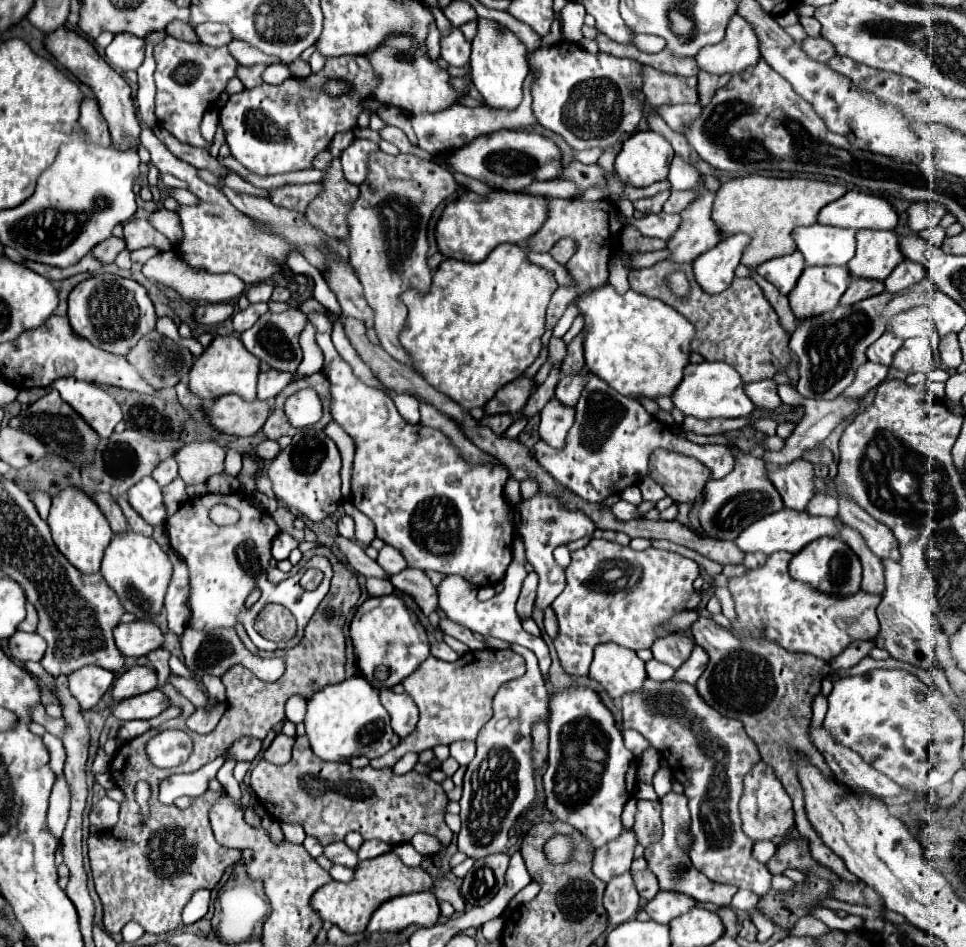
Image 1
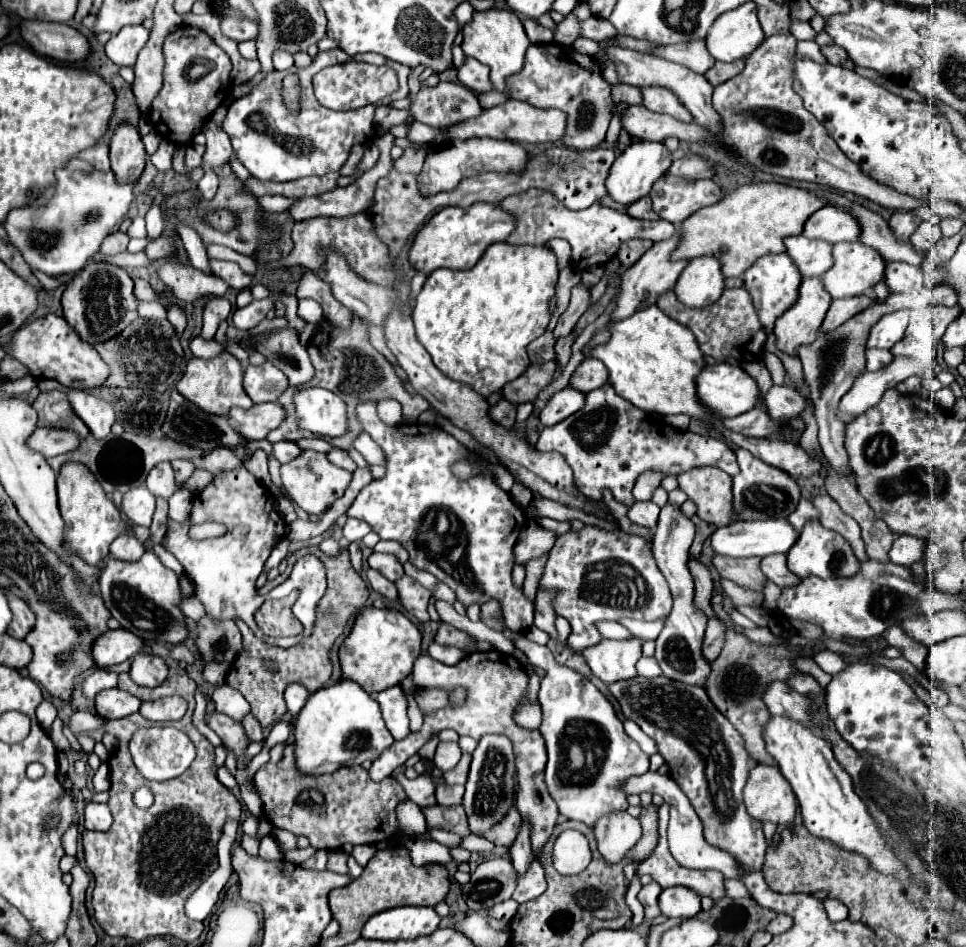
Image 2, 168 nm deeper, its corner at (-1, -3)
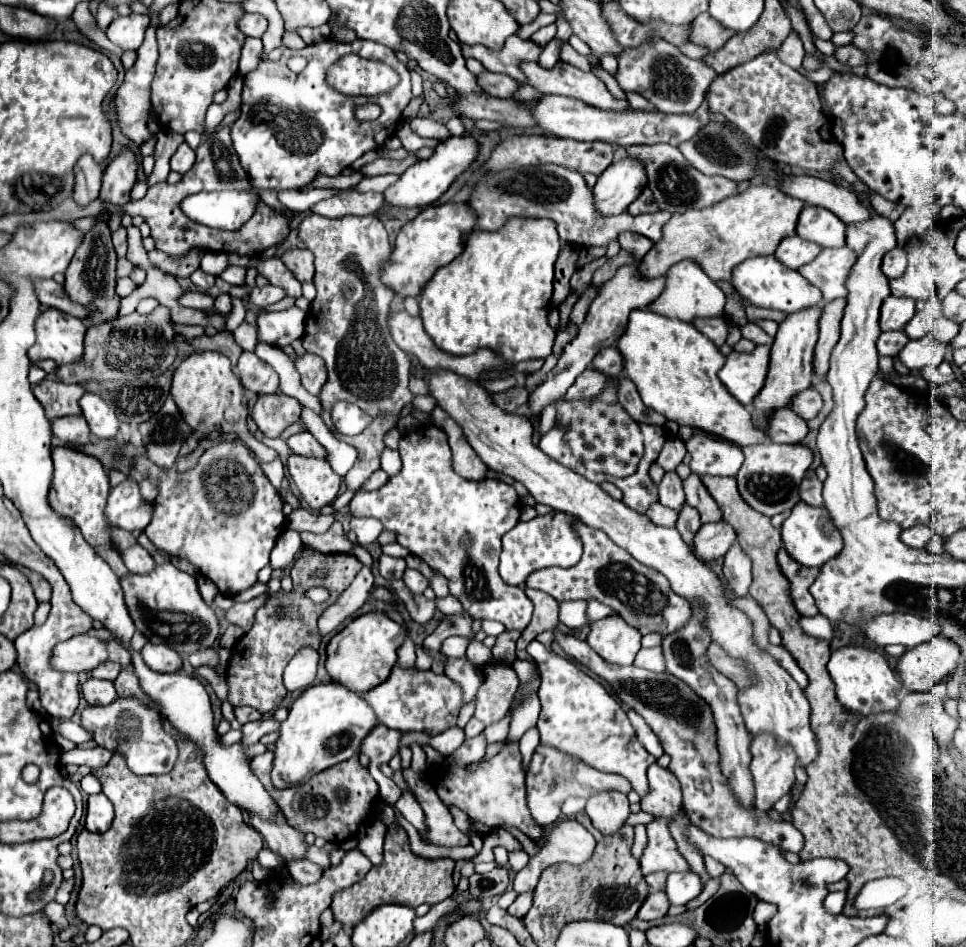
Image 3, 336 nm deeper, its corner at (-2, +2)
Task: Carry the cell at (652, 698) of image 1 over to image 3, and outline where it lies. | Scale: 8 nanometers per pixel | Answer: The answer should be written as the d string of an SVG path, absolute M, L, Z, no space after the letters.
M554 631L554 635L560 647L566 651L566 655L576 659L578 663L588 667L602 679L606 679L614 687L618 699L626 703L626 707L638 711L646 719L650 729L660 737L664 751L672 757L672 763L668 769L678 777L682 785L684 811L690 815L694 825L698 825L702 831L716 835L716 837L758 837L762 841L780 845L786 851L796 851L796 837L798 837L798 853L802 851L804 839L800 831L794 829L792 823L788 821L776 823L768 819L766 815L754 813L742 807L740 803L736 803L728 787L728 781L722 775L720 765L718 765L720 755L716 749L716 725L714 725L712 709L684 681L680 681L678 677L666 671L652 673L652 671L646 671L634 665L630 667L610 665L602 661L602 657L586 641L568 637L560 631Z

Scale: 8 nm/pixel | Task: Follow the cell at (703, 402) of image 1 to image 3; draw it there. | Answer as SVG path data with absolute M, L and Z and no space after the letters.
M756 345L756 349L750 353L732 351L726 357L726 365L718 373L726 389L746 407L752 405L752 399L764 385L768 373L768 355L768 345Z

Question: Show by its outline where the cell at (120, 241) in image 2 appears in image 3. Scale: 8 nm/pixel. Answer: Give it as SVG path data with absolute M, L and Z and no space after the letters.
M120 227L118 231L114 231L112 241L114 241L114 249L116 249L118 257L124 257L126 255L126 229Z

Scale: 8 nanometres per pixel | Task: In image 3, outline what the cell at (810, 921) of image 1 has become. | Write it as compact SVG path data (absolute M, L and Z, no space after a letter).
M758 901L758 905L754 909L756 909L754 911L754 921L758 925L766 925L774 917L774 913L776 913L774 903L768 903L768 901Z

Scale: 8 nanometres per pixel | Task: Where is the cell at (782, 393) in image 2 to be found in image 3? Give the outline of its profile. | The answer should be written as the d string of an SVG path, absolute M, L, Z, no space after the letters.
M806 389L806 391L798 393L798 397L794 397L794 401L790 403L790 409L796 415L800 415L802 419L810 421L822 411L822 397L816 389Z

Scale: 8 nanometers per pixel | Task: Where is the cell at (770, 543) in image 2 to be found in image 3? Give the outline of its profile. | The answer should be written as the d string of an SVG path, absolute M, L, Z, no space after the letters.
M726 521L706 523L694 535L694 555L704 563L718 559L730 549L736 537L736 531Z

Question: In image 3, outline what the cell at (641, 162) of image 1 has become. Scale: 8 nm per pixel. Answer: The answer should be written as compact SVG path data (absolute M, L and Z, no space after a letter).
M626 157L618 163L612 163L602 175L598 175L598 181L592 189L598 213L618 215L626 211L628 205L642 193L646 183L646 171L636 159Z

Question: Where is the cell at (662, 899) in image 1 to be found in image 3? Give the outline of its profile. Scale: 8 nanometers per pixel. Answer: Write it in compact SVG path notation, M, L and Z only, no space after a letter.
M692 871L686 873L670 873L668 875L668 885L666 885L666 895L672 905L686 905L688 901L696 899L704 889L704 883L700 877Z

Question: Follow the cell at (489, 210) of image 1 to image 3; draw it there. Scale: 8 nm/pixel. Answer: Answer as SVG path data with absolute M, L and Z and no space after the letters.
M444 203L438 207L422 209L412 221L404 223L390 257L382 267L382 281L400 299L418 297L422 287L434 277L436 269L450 263L464 249L466 237L476 229L476 215L466 203Z

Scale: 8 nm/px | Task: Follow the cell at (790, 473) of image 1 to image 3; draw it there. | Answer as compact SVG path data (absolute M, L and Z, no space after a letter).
M638 309L630 315L626 333L618 339L616 347L624 355L624 375L636 383L646 407L678 425L702 429L740 447L766 441L766 435L752 425L750 411L740 401L734 401L718 381L718 369L726 357L692 323Z

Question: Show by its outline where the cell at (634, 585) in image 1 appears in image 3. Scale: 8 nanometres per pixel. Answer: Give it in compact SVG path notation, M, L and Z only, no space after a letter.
M578 521L574 527L580 533L582 543L584 543L584 555L580 563L570 569L548 567L548 569L534 571L526 581L528 587L540 589L552 595L556 601L596 597L604 605L618 611L618 615L622 615L622 619L630 623L632 627L636 627L642 635L652 633L652 631L662 633L662 635L674 633L674 629L682 629L682 625L690 621L692 611L690 611L688 601L678 597L672 591L670 581L660 571L654 571L638 563L634 557L630 557L628 551L618 547L614 541L610 541L606 533L592 529L584 525L582 521Z

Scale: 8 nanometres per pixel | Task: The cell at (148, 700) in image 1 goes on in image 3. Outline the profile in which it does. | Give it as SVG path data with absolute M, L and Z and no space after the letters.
M94 677L84 681L80 685L80 689L82 689L82 695L88 701L88 705L108 705L118 697L112 681L102 681L102 679L94 679Z

